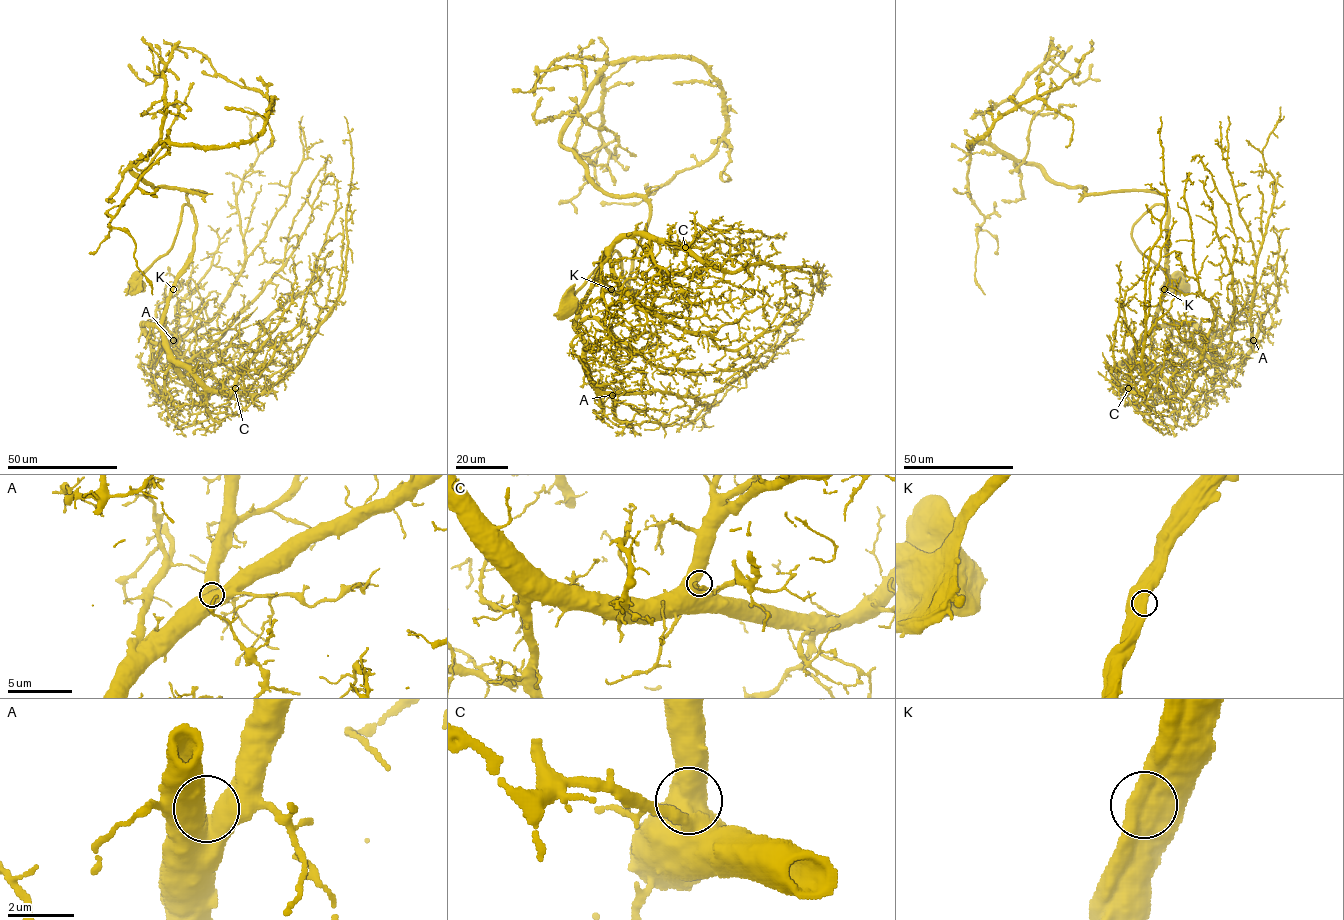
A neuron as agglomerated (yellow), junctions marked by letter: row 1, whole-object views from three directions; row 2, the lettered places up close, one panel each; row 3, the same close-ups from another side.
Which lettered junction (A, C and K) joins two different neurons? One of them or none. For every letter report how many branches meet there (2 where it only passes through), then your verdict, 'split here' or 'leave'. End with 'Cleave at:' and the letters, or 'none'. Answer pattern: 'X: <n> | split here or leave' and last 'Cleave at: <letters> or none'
A: 1 | leave
C: 1 | leave
K: 1 | leave
Cleave at: none

